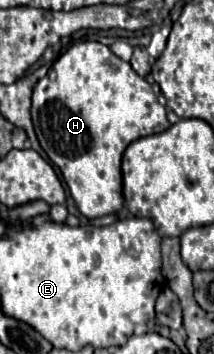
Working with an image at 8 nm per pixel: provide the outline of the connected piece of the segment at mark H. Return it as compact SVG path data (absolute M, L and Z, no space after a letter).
M98 41L76 43L54 61L46 77L40 79L34 87L32 121L42 149L62 171L62 177L70 189L72 199L76 201L78 211L88 219L118 213L124 207L120 171L124 149L140 137L162 133L170 127L166 109L158 103L158 97L154 95L150 83L142 79L128 61L122 61L110 51L110 47Z

